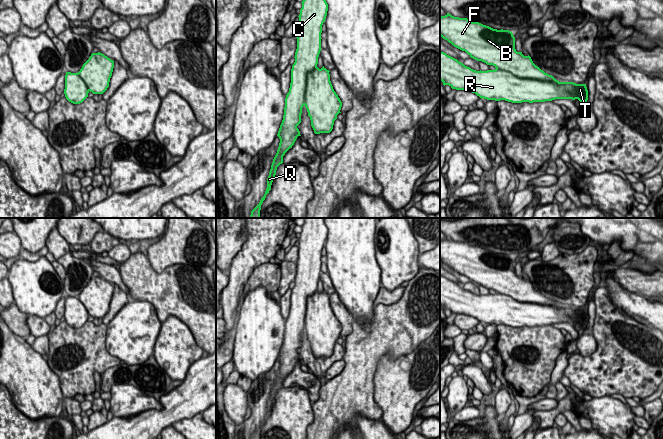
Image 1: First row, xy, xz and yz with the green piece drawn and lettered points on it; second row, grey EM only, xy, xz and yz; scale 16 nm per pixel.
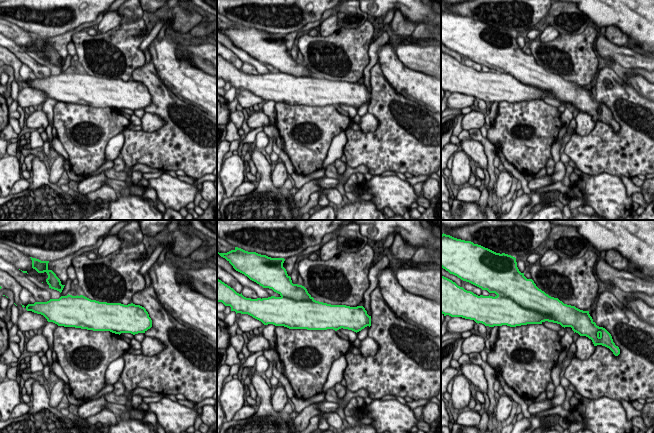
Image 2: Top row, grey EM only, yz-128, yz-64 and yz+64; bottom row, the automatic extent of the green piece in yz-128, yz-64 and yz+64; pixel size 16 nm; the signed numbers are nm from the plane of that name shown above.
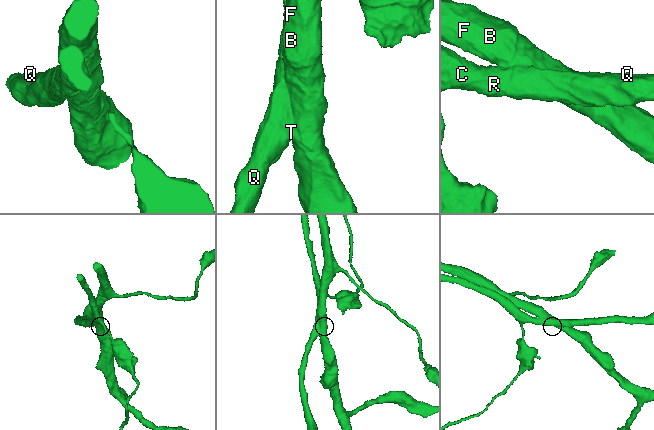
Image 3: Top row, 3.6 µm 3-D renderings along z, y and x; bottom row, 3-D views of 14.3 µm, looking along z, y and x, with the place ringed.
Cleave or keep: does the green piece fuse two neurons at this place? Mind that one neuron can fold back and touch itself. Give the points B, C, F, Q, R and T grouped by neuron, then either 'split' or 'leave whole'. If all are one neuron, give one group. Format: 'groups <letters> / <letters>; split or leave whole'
groups B F / C Q R T; split

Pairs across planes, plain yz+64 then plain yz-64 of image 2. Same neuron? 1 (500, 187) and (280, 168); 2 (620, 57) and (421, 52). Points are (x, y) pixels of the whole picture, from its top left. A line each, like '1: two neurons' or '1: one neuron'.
1: one neuron
2: one neuron

